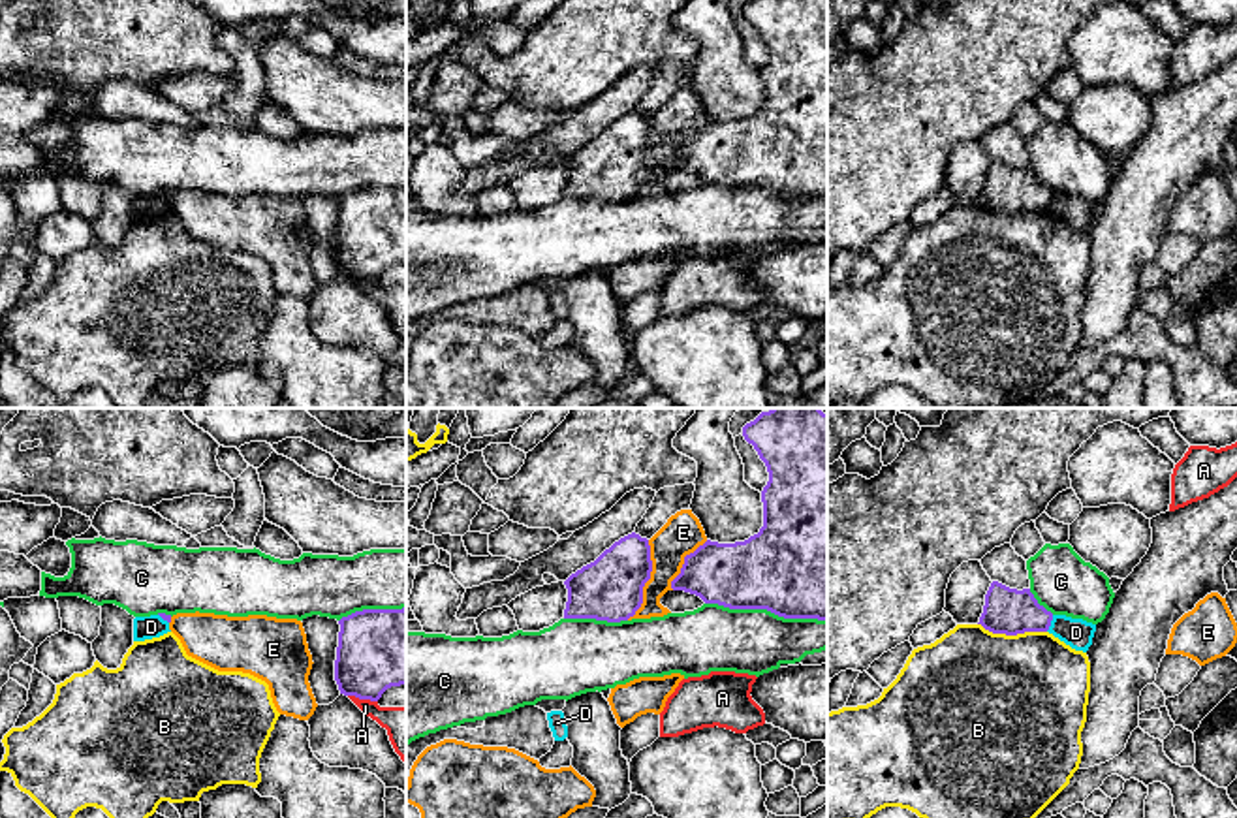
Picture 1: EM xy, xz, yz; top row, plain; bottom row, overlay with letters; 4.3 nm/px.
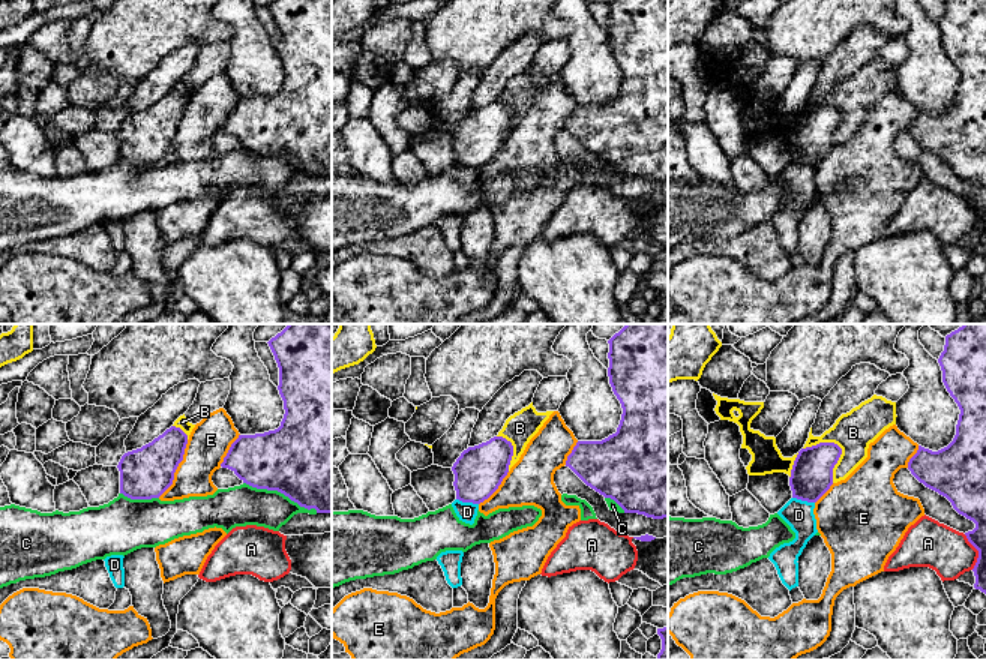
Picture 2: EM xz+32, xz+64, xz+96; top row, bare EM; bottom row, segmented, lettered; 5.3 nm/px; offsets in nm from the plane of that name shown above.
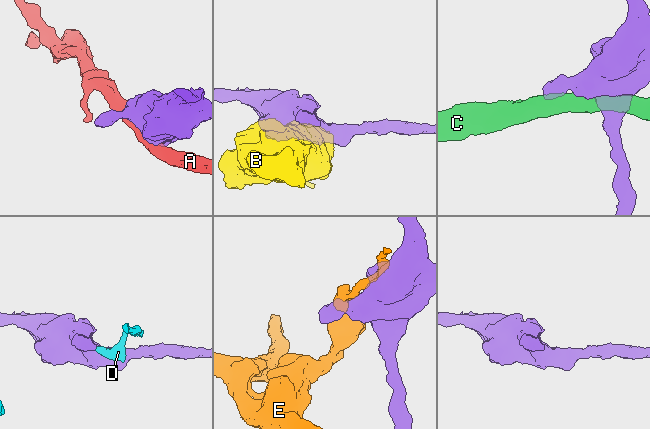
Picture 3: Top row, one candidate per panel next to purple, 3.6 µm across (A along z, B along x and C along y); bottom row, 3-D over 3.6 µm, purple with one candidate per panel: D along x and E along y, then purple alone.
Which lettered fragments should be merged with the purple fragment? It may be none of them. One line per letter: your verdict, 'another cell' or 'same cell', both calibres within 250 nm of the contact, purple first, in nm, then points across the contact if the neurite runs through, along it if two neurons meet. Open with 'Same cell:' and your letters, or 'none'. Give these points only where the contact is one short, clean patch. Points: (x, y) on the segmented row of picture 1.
Same cell: none
A: another cell | 340/160 nm
B: another cell | 200/500 nm
C: another cell | 480/280 nm
D: another cell | 200/130 nm | along yz (1053, 615), (1046, 630)
E: another cell | 280/170 nm

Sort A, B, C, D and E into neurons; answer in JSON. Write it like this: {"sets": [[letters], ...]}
{"sets": [["A"], ["B"], ["C"], ["D"], ["E"]]}

